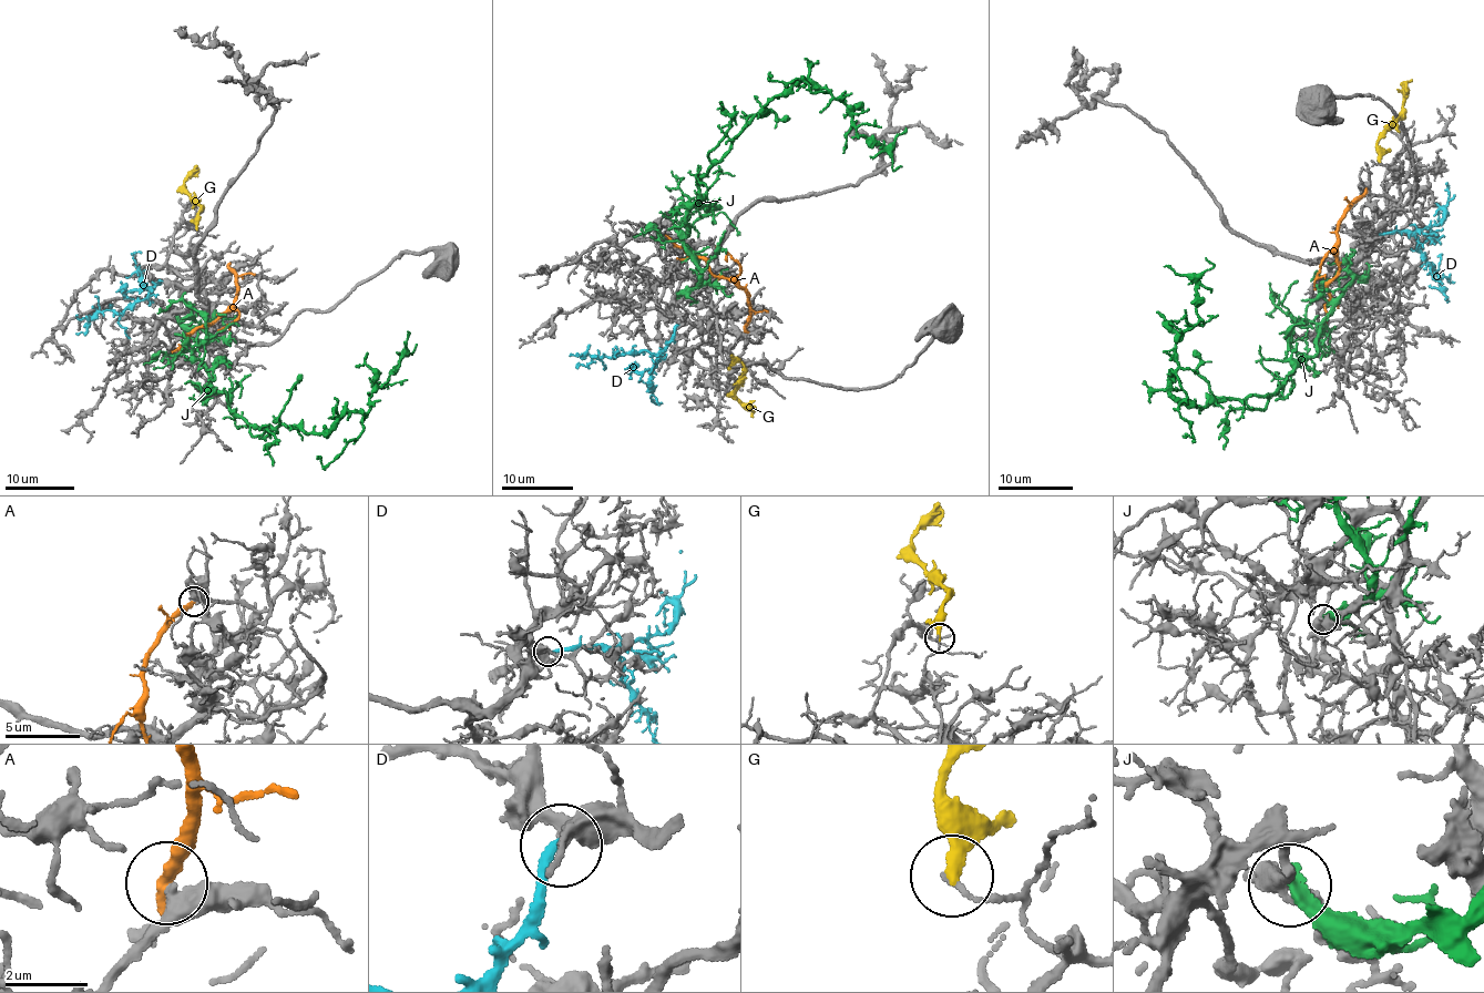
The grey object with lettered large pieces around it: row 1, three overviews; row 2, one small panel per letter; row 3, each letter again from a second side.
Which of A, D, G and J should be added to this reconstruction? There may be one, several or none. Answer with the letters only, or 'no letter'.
D

